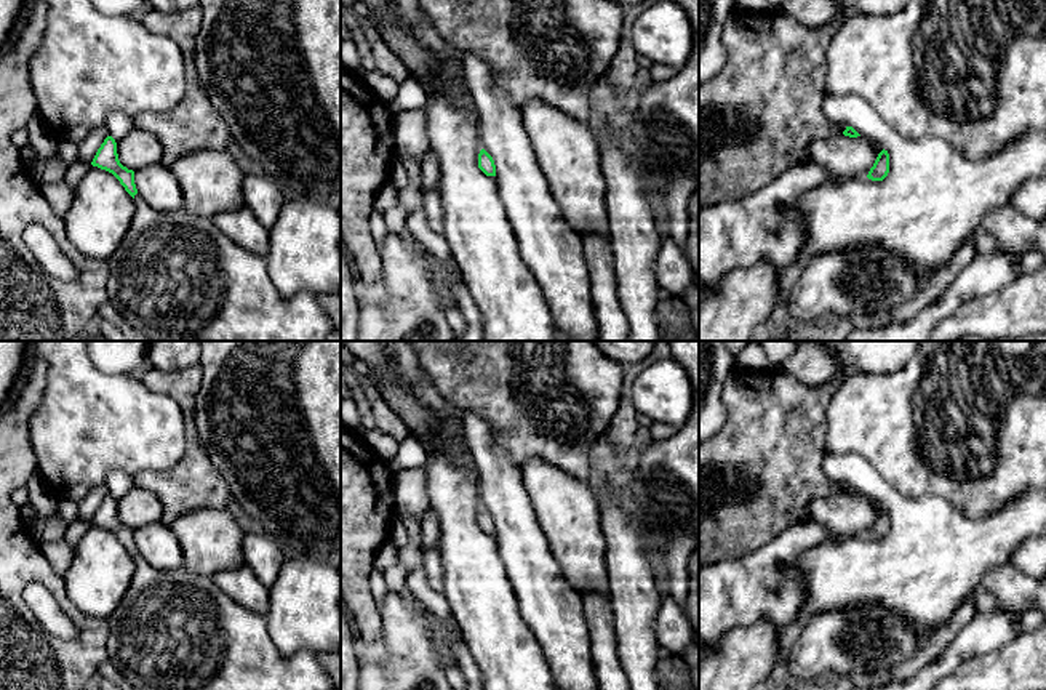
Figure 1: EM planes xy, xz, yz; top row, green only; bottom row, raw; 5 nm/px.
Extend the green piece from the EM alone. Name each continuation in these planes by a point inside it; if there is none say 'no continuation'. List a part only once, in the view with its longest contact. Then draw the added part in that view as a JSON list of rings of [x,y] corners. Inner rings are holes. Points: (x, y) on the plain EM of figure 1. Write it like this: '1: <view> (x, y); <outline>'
1: xy (173, 629); [[[139,552],[136,572],[120,605],[107,618],[107,661],[138,690],[334,690],[317,655],[297,652],[283,656],[273,645],[267,616],[243,608],[222,592],[213,578],[187,572],[154,568]]]

